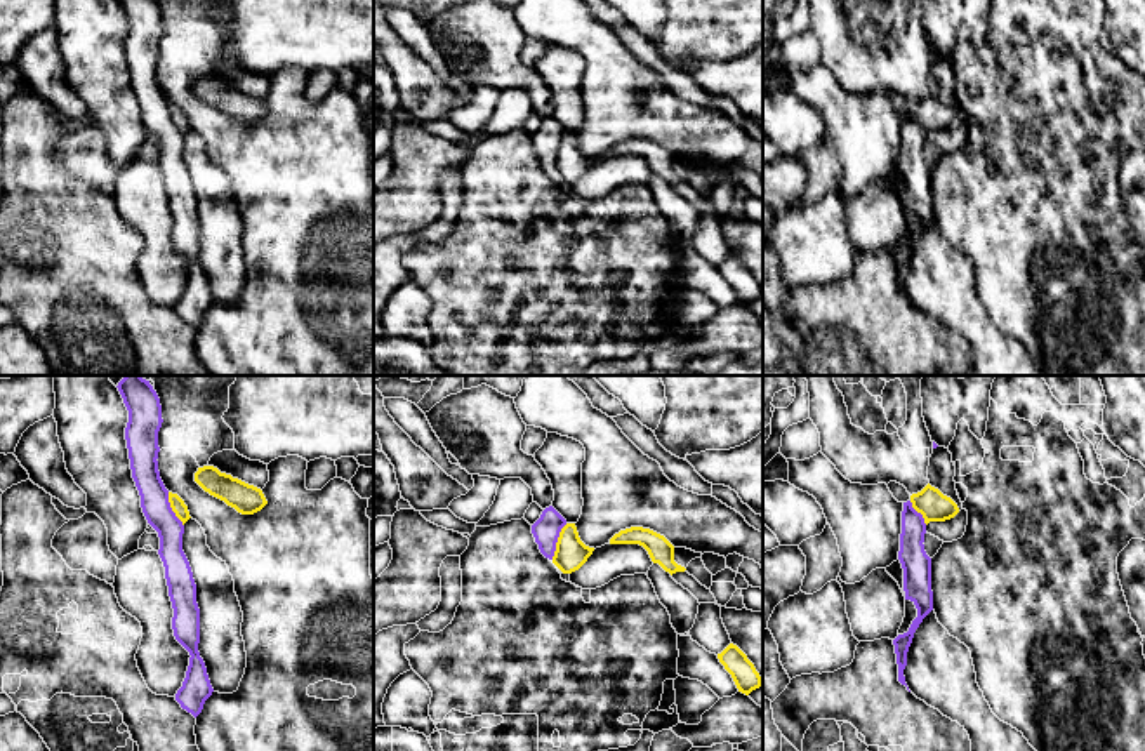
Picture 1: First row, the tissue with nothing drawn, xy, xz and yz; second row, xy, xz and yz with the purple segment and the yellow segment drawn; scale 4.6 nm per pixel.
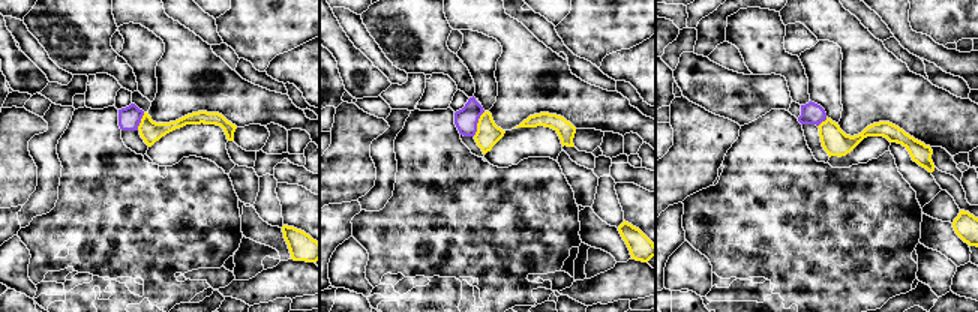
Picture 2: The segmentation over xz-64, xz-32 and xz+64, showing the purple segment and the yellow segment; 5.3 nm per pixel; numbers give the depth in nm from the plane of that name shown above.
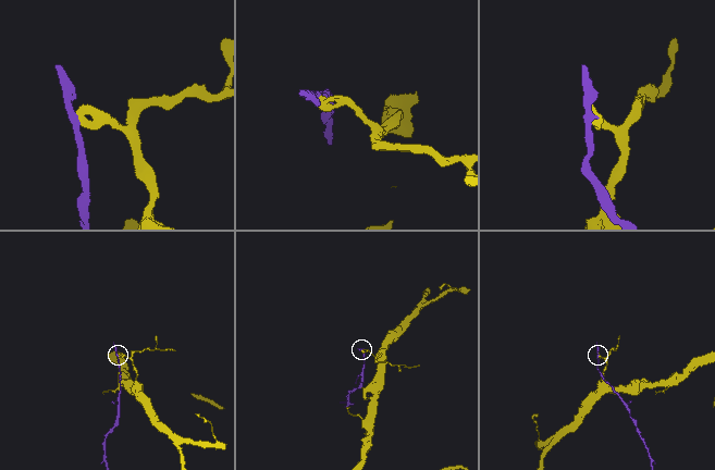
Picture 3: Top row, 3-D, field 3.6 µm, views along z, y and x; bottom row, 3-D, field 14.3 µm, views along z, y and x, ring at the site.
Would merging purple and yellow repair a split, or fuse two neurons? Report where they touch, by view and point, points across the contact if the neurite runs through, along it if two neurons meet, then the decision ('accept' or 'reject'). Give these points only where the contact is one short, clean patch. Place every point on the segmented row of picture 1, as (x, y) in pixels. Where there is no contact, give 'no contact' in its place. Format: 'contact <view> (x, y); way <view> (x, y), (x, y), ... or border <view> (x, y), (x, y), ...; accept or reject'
contact xz (556, 541); border xz (567, 524), (560, 532), (551, 558); reject

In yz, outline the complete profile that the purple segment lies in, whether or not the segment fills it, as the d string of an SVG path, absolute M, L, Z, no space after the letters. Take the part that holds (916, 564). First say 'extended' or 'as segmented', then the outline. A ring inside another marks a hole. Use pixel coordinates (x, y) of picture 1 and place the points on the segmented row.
as segmented | M910 501L903 502L898 560L903 568L905 600L910 600L917 608L917 617L912 621L909 631L893 640L898 664L898 681L905 687L903 669L907 666L909 647L916 629L933 610L931 558L924 551L924 534L926 523L923 515L912 508Z

